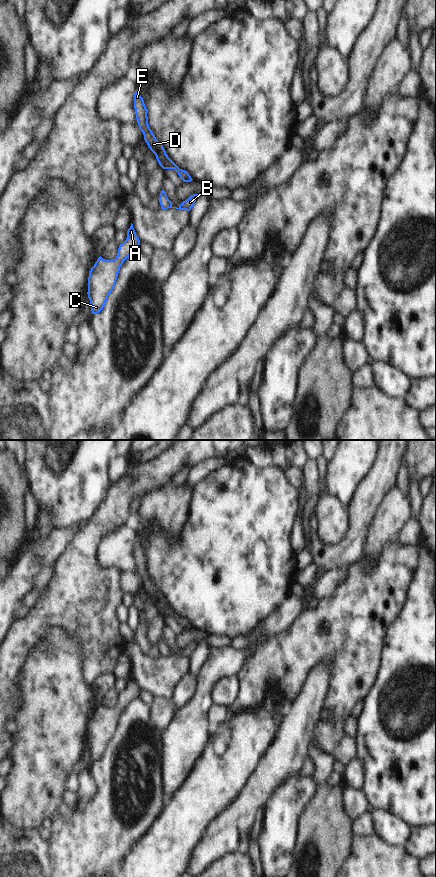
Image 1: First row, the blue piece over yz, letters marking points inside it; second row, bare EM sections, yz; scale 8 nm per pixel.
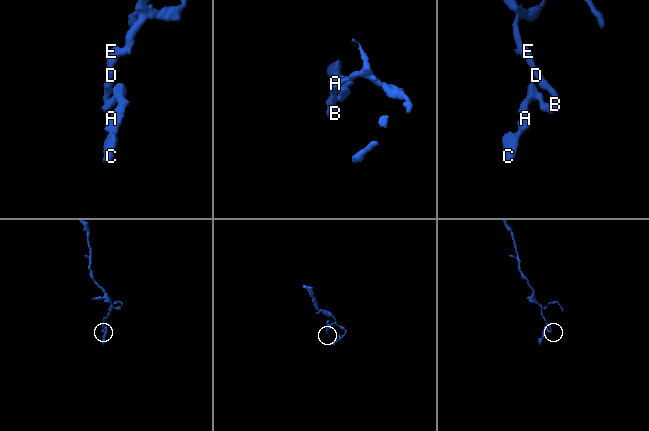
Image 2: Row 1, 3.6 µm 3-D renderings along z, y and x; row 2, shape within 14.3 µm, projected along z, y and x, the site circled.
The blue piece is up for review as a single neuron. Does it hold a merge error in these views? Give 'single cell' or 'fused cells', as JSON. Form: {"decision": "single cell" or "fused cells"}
{"decision": "single cell"}

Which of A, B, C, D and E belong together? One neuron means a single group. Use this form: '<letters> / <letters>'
A B C D E

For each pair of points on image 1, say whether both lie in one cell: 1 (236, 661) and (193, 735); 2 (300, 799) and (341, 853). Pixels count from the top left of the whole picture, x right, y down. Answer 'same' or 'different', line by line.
1: same
2: different

